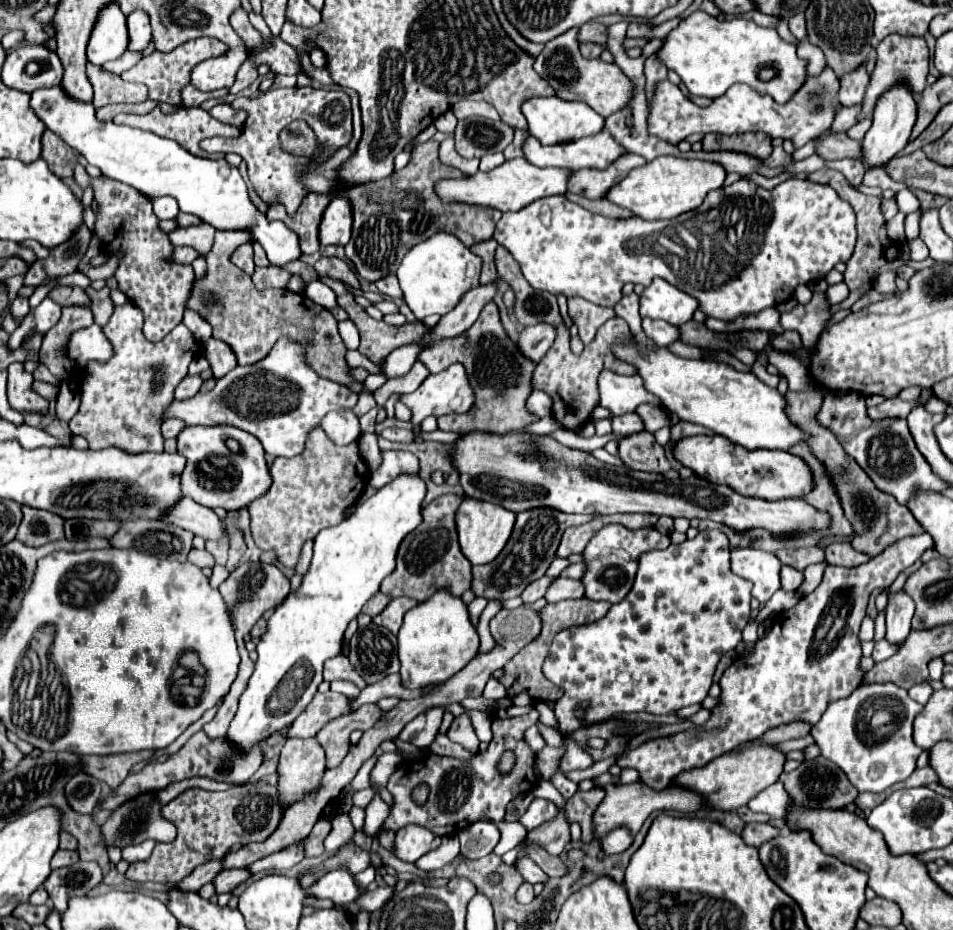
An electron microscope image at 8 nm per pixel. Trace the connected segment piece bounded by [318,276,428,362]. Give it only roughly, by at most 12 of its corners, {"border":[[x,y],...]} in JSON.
{"border":[[318,276],[360,332],[360,352],[384,362],[400,346],[424,342],[428,326],[372,320],[344,282]]}

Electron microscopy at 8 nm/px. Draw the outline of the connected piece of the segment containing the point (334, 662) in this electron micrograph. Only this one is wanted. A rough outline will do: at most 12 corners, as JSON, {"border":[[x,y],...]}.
{"border":[[344,656],[326,662],[324,680],[350,680],[360,690],[366,682]]}

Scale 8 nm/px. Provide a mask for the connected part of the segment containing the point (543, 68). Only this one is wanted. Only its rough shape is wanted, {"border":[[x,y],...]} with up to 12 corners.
{"border":[[578,28],[544,44],[534,70],[556,96],[600,116],[620,110],[632,82],[584,58]]}

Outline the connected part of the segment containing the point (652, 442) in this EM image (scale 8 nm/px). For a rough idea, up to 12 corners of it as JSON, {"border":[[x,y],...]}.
{"border":[[650,432],[620,440],[624,466],[668,472],[664,448]]}

